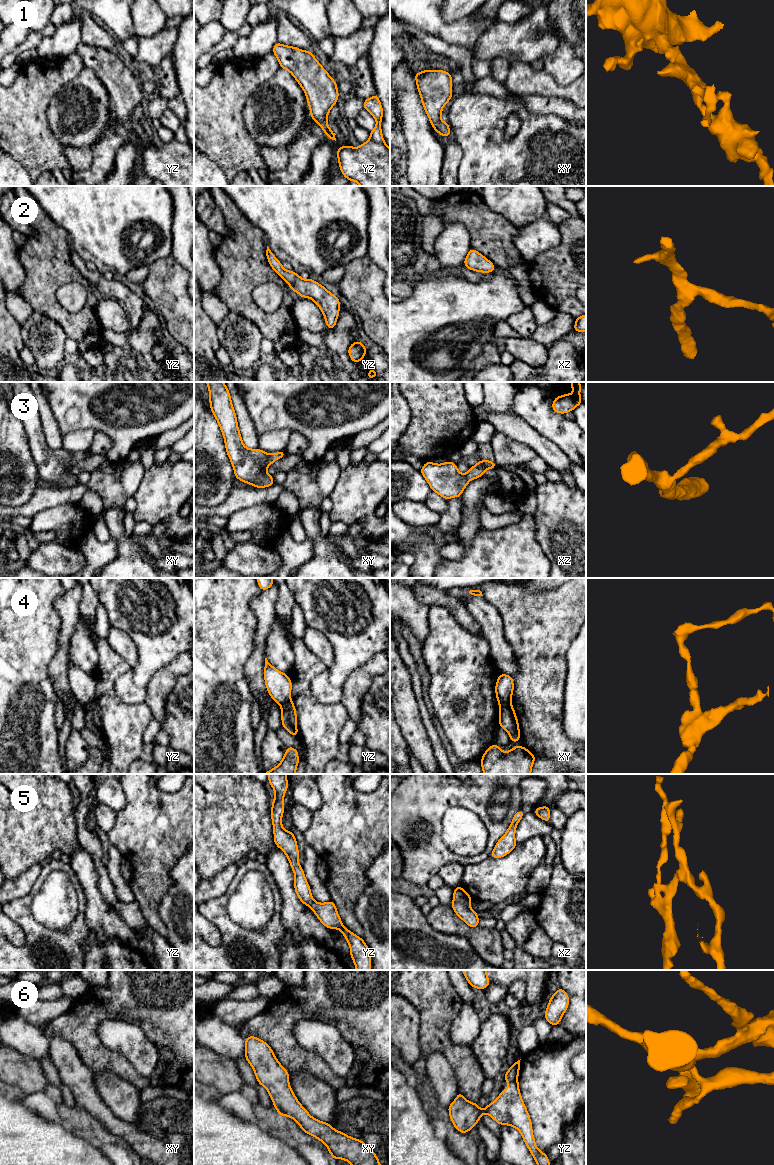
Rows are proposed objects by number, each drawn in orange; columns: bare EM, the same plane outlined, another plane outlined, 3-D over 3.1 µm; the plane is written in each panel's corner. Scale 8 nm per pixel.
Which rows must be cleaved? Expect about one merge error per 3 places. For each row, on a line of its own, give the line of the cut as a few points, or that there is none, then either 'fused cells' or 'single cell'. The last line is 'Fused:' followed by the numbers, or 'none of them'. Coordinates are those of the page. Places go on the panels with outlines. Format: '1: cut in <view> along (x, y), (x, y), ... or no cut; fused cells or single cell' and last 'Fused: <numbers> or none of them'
1: no cut; single cell
2: no cut; single cell
3: no cut; single cell
4: cut in xy along (510, 702), (500, 704); fused cells
5: cut in yz along (314, 901), (309, 906); fused cells
6: no cut; single cell
Fused: 4, 5

